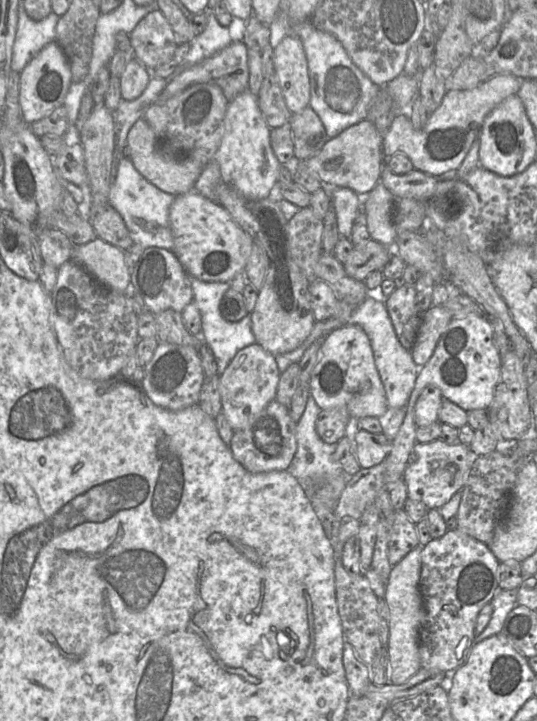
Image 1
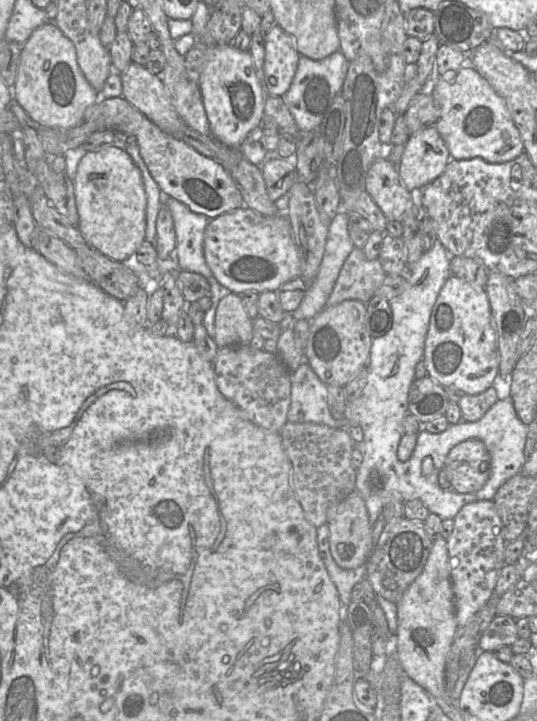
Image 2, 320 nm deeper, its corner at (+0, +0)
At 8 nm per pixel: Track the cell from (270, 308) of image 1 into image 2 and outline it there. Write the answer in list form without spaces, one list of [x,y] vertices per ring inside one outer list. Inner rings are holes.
[[[123,97],[98,99],[86,109],[83,121],[94,121],[98,126],[115,133],[134,136],[140,155],[160,190],[185,204],[191,211],[214,219],[234,209],[246,207],[237,184],[222,165],[163,132]]]

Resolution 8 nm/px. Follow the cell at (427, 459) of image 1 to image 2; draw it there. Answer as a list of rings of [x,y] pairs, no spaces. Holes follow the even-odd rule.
[[[468,439],[449,451],[444,468],[452,490],[458,493],[476,493],[490,476],[490,454],[482,441]]]

